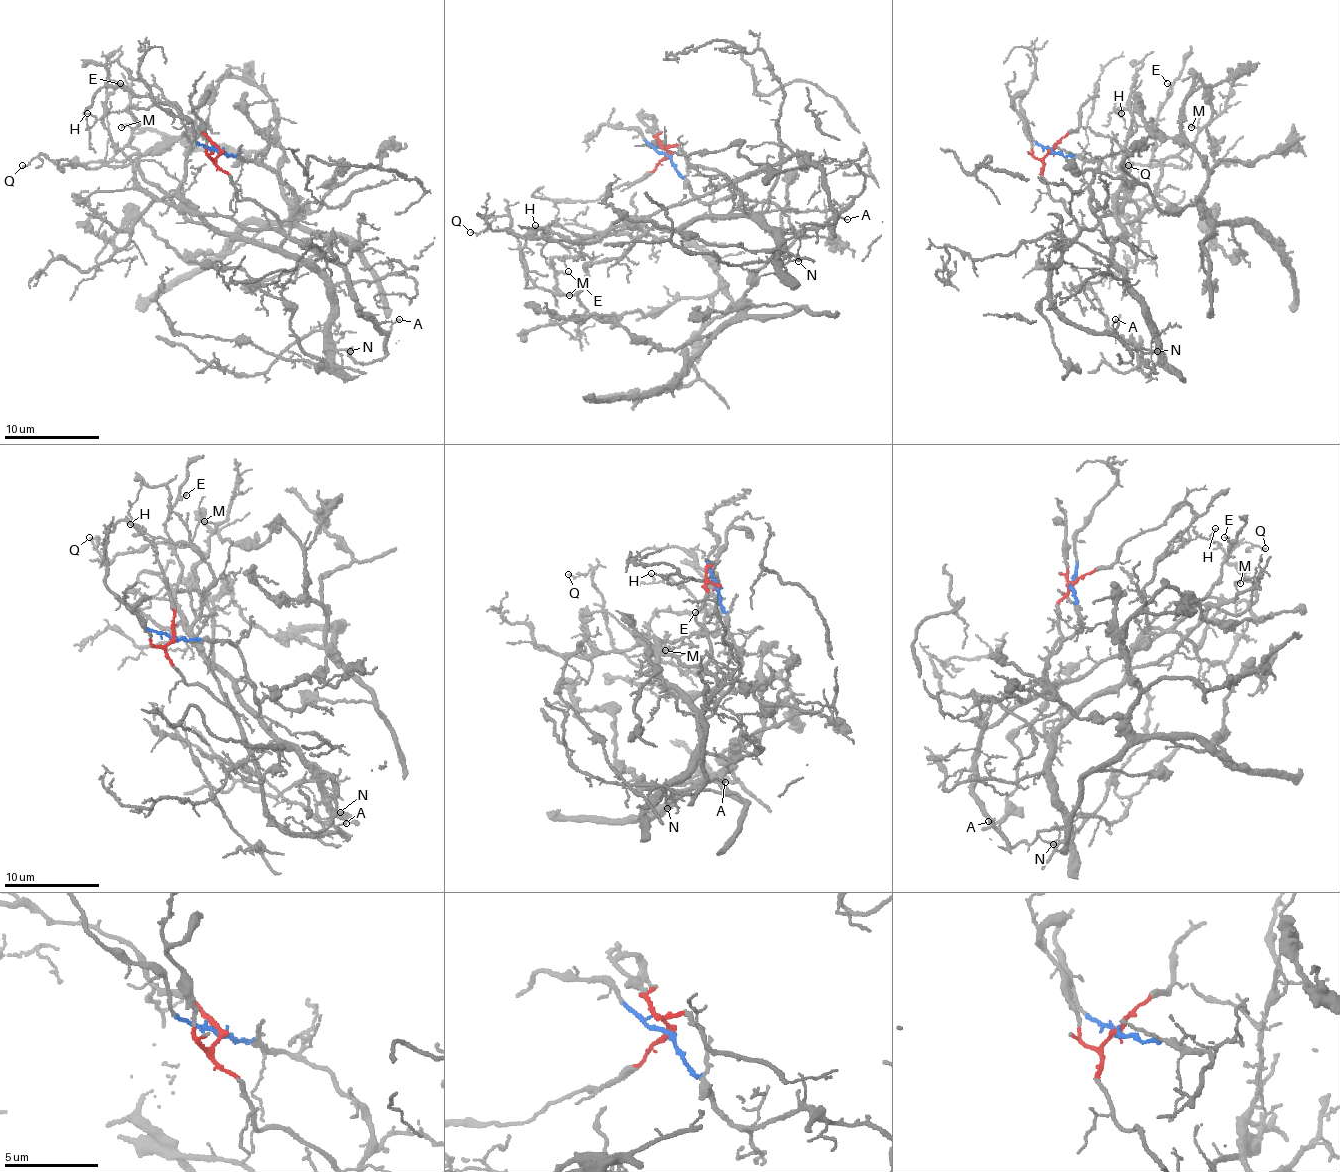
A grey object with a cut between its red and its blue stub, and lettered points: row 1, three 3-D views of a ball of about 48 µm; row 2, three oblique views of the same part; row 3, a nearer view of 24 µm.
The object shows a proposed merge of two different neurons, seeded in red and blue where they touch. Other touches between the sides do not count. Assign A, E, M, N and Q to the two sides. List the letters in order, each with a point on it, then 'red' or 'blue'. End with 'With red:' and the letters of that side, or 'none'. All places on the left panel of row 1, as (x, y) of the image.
A: (399, 319) | red
E: (120, 83) | red
M: (121, 127) | blue
N: (350, 351) | blue
Q: (22, 165) | blue
With red: A, E

